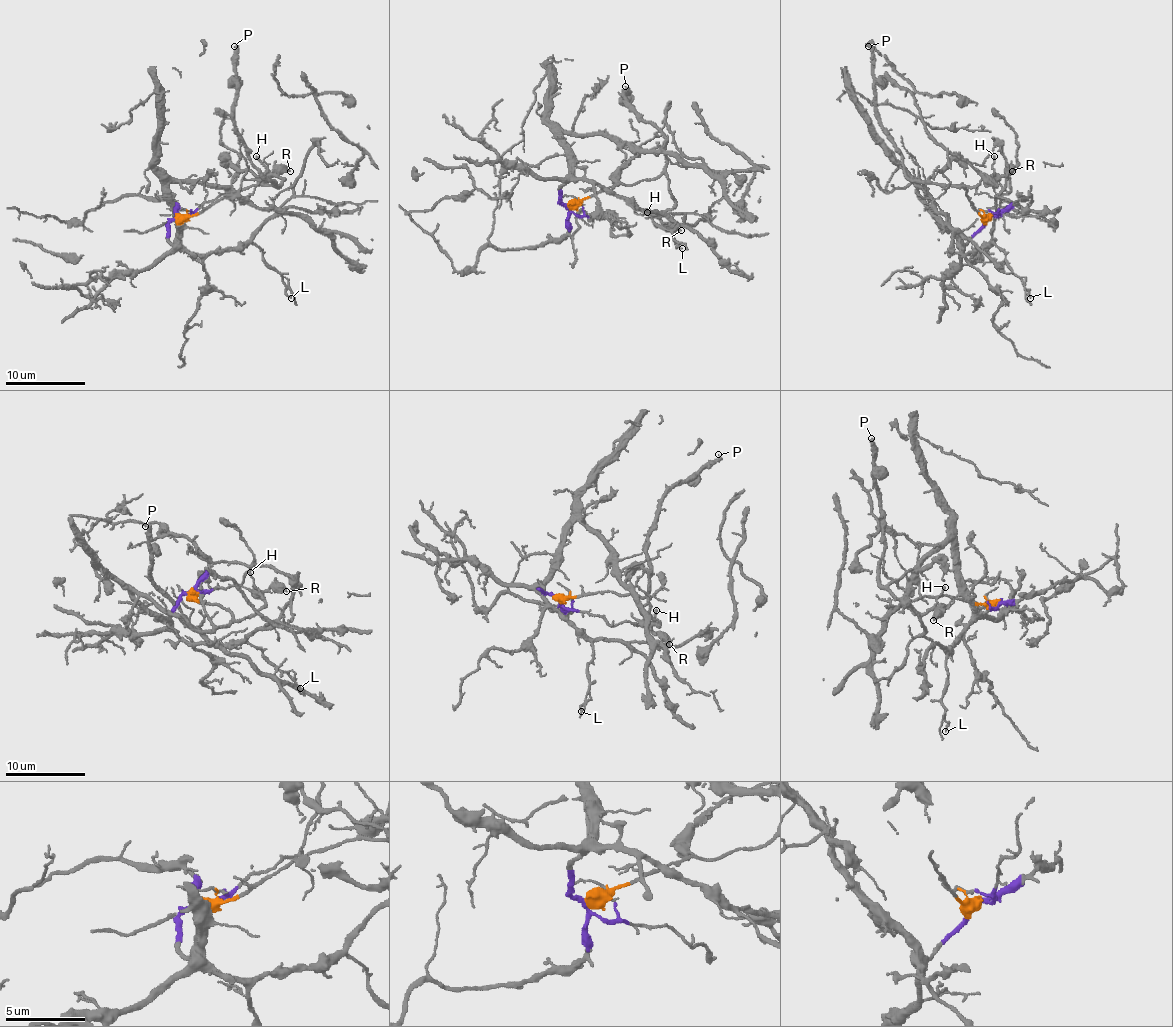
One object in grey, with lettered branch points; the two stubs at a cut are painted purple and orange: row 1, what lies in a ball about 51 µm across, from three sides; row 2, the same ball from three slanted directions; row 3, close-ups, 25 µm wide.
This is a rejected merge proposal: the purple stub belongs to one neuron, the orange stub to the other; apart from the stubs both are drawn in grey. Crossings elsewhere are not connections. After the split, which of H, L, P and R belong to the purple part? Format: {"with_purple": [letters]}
{"with_purple": ["L"]}

